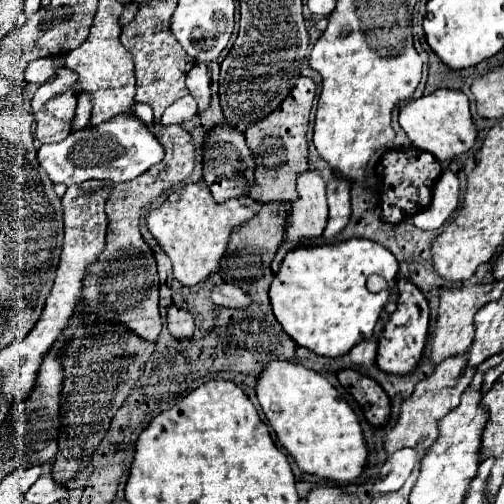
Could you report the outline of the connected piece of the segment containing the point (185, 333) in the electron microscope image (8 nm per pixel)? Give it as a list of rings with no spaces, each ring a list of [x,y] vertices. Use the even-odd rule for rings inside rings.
[[[170,307],[166,323],[168,323],[170,335],[176,339],[190,339],[194,335],[194,319],[188,311],[182,311],[178,307]]]

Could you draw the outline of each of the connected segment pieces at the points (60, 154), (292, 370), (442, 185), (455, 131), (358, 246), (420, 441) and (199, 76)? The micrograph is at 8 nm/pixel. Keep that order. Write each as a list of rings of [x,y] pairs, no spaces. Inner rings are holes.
[[[122,115],[122,117],[116,117],[114,121],[102,123],[98,127],[84,127],[82,131],[70,133],[60,143],[52,143],[52,145],[42,145],[40,147],[40,165],[42,165],[42,169],[48,173],[48,177],[50,177],[50,181],[54,185],[64,183],[66,187],[80,185],[82,181],[88,181],[88,179],[112,179],[116,183],[132,181],[132,179],[140,177],[144,171],[148,171],[150,167],[158,165],[162,159],[164,159],[162,145],[148,131],[148,127],[134,115]]]
[[[276,361],[264,367],[256,383],[256,397],[280,445],[304,473],[332,483],[352,483],[364,473],[368,447],[358,417],[322,375],[298,363]]]
[[[442,171],[438,185],[434,187],[434,197],[428,209],[414,215],[412,221],[422,231],[440,229],[456,211],[460,199],[460,181],[452,171]]]
[[[438,89],[404,105],[400,109],[400,127],[406,131],[414,147],[432,153],[438,161],[448,161],[466,153],[474,147],[478,137],[478,129],[470,115],[468,97],[462,91],[452,89]]]
[[[348,239],[334,245],[298,247],[284,257],[280,271],[276,273],[270,287],[270,301],[272,301],[272,309],[278,323],[296,341],[296,345],[306,347],[318,355],[336,359],[346,355],[356,343],[372,337],[372,329],[376,327],[378,317],[384,311],[392,295],[392,289],[398,283],[396,277],[398,277],[396,257],[386,247],[370,239]],[[370,275],[384,277],[384,281],[388,283],[388,289],[384,289],[382,293],[370,293],[366,287],[366,281]]]
[[[454,355],[454,357],[448,357],[442,363],[438,363],[434,373],[430,377],[422,379],[416,385],[414,393],[402,403],[402,411],[400,411],[396,427],[384,437],[386,451],[394,453],[402,447],[414,447],[414,449],[430,447],[438,439],[438,421],[460,405],[460,397],[466,391],[466,387],[470,385],[474,373],[476,373],[476,369],[468,365],[466,355]]]
[[[196,63],[190,73],[186,75],[186,85],[190,89],[190,95],[196,99],[200,111],[206,111],[210,105],[210,75],[208,67],[204,63]]]

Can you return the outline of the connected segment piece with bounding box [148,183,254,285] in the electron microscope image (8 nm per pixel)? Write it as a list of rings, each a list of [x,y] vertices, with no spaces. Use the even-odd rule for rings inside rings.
[[[194,183],[186,185],[178,193],[172,193],[162,207],[152,209],[148,215],[148,229],[172,259],[174,277],[182,285],[198,285],[220,269],[230,233],[244,225],[250,217],[254,217],[254,211],[240,205],[238,199],[216,203],[206,183]]]

